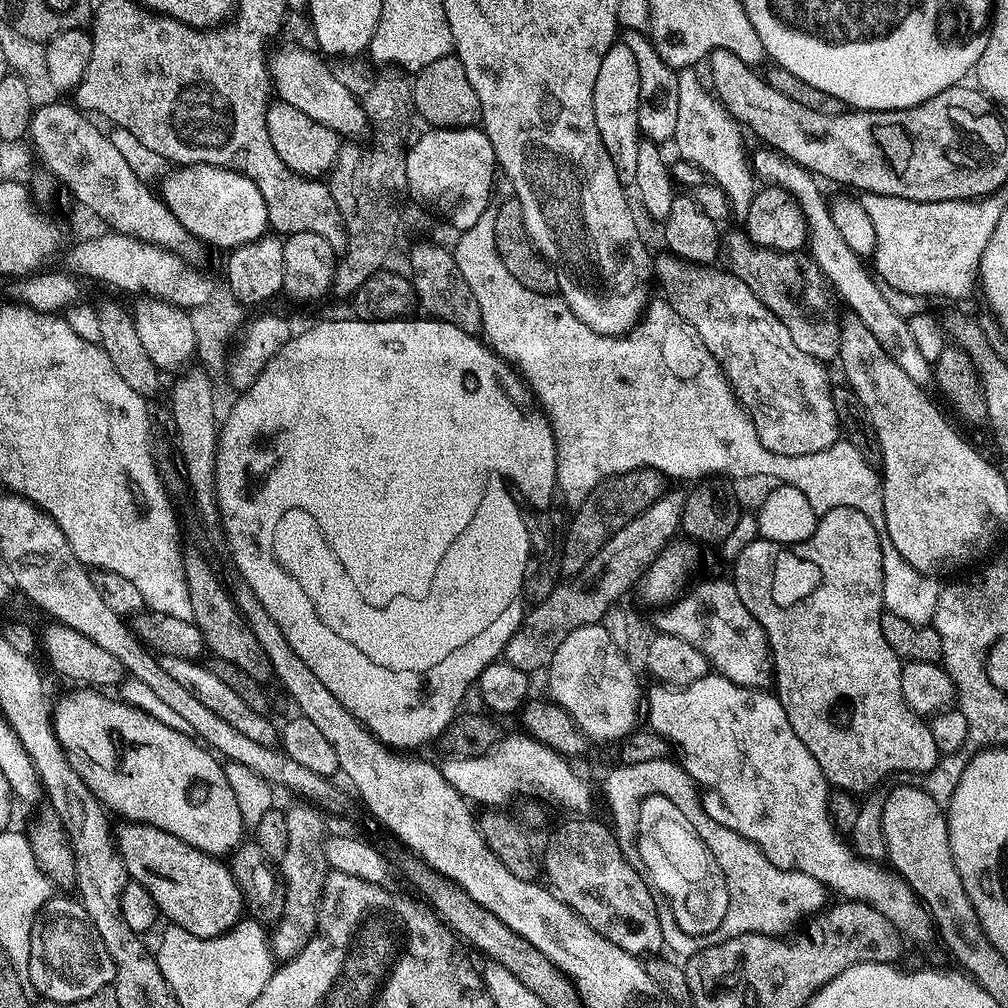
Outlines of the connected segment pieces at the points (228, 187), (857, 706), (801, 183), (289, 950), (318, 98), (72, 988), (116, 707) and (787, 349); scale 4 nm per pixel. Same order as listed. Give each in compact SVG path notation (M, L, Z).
M189 164L177 167L175 171L176 173L165 182L162 196L169 211L172 211L176 221L184 227L189 237L197 236L198 239L205 240L216 248L231 250L243 244L250 244L269 231L268 211L262 198L262 190L258 190L258 186L250 182L250 178L229 168L209 164Z
M838 506L834 510L823 513L817 519L814 534L797 544L779 544L758 538L738 554L734 561L736 568L730 573L730 579L736 585L738 595L742 598L742 606L754 614L762 626L768 639L768 651L772 653L772 674L774 677L774 695L782 702L782 710L786 710L786 718L790 718L790 726L794 726L794 734L802 738L806 750L814 754L814 762L822 766L822 774L833 789L849 794L871 793L875 784L880 784L891 772L920 772L926 774L936 766L941 753L934 744L930 723L925 717L918 715L902 698L902 678L900 677L901 659L894 650L890 650L890 642L882 638L880 613L884 611L884 595L882 594L882 546L878 542L878 530L870 526L870 518L862 514L862 510L854 510L846 506Z
M760 146L753 156L751 153L750 167L765 185L783 188L795 201L800 215L804 217L807 255L811 256L814 263L822 270L822 274L832 285L835 295L843 303L844 300L848 303L848 308L852 311L851 315L860 320L862 326L870 330L870 334L874 334L874 339L882 345L882 350L886 350L886 354L890 354L890 358L894 358L894 362L902 366L903 372L910 379L922 386L928 386L928 383L931 385L934 380L934 364L927 361L925 355L918 350L909 321L899 316L890 303L883 298L881 285L877 283L869 269L869 273L864 269L865 261L858 254L854 254L846 246L842 235L838 234L838 229L834 226L834 220L831 217L830 204L824 201L824 196L816 185L817 177L807 172L800 164L795 164L790 158L786 158L780 152L773 152L767 146Z
M307 802L292 803L296 804L290 805L284 812L288 831L286 854L278 862L278 872L283 884L282 911L280 921L270 932L272 955L280 962L293 960L316 933L316 923L320 917L320 898L324 895L324 887L330 871L326 847L326 837L329 832L327 826L324 825L323 818L325 817L321 809Z
M288 48L276 57L271 57L270 75L274 81L275 95L283 103L294 106L294 110L302 110L302 114L314 118L314 122L330 126L330 130L334 130L342 138L362 135L364 127L369 127L370 124L363 103L346 88L344 80L337 73L335 76L323 64L325 61L315 51L312 52L307 52L304 48Z
M59 898L49 900L46 915L37 923L32 934L32 953L28 956L26 976L29 976L27 979L30 984L32 979L33 986L41 992L39 995L45 1000L78 1002L82 998L90 998L105 991L116 978L116 967L110 958L110 950L106 950L106 942L92 925L92 919L88 917L83 903L73 900L59 900Z
M96 695L100 696L88 696L82 700L68 698L54 708L58 742L64 748L70 766L74 766L78 778L86 782L96 799L125 821L166 830L166 834L182 838L182 842L210 857L224 858L227 852L228 855L235 853L245 839L246 825L242 810L238 810L238 798L234 798L234 790L230 790L230 782L226 782L224 764L189 733L174 730L119 698L111 700L108 697L111 695Z
M671 254L663 255L657 260L655 257L654 270L673 283L670 295L673 310L690 326L694 326L706 350L710 350L712 357L720 364L733 395L752 420L762 446L774 454L801 456L826 450L841 439L842 417L834 410L833 387L828 384L828 372L824 369L827 367L810 354L802 354L802 350L794 346L790 330L786 330L786 326L782 326L782 322L778 322L778 318L762 306L762 302L758 302L750 286L732 275L731 271L719 272L716 266L697 266Z

